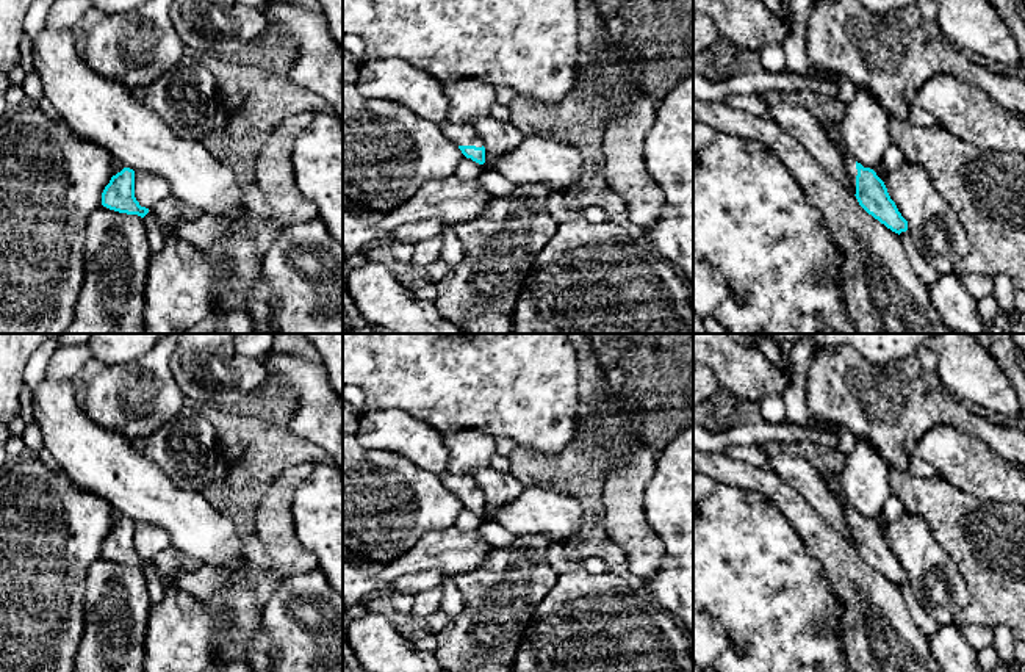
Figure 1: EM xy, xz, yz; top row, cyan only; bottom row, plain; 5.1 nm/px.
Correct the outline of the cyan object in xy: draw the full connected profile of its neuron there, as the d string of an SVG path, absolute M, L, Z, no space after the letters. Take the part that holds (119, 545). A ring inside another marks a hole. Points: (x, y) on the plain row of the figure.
M124 518L111 528L110 534L102 544L102 556L127 565L138 565L144 569L149 559L141 558L135 548L135 522Z

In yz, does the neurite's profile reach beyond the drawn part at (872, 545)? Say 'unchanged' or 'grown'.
grown

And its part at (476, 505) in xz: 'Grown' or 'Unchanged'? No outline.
Grown

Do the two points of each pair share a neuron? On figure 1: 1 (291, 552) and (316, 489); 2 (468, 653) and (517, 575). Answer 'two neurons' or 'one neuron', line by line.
1: two neurons
2: one neuron

